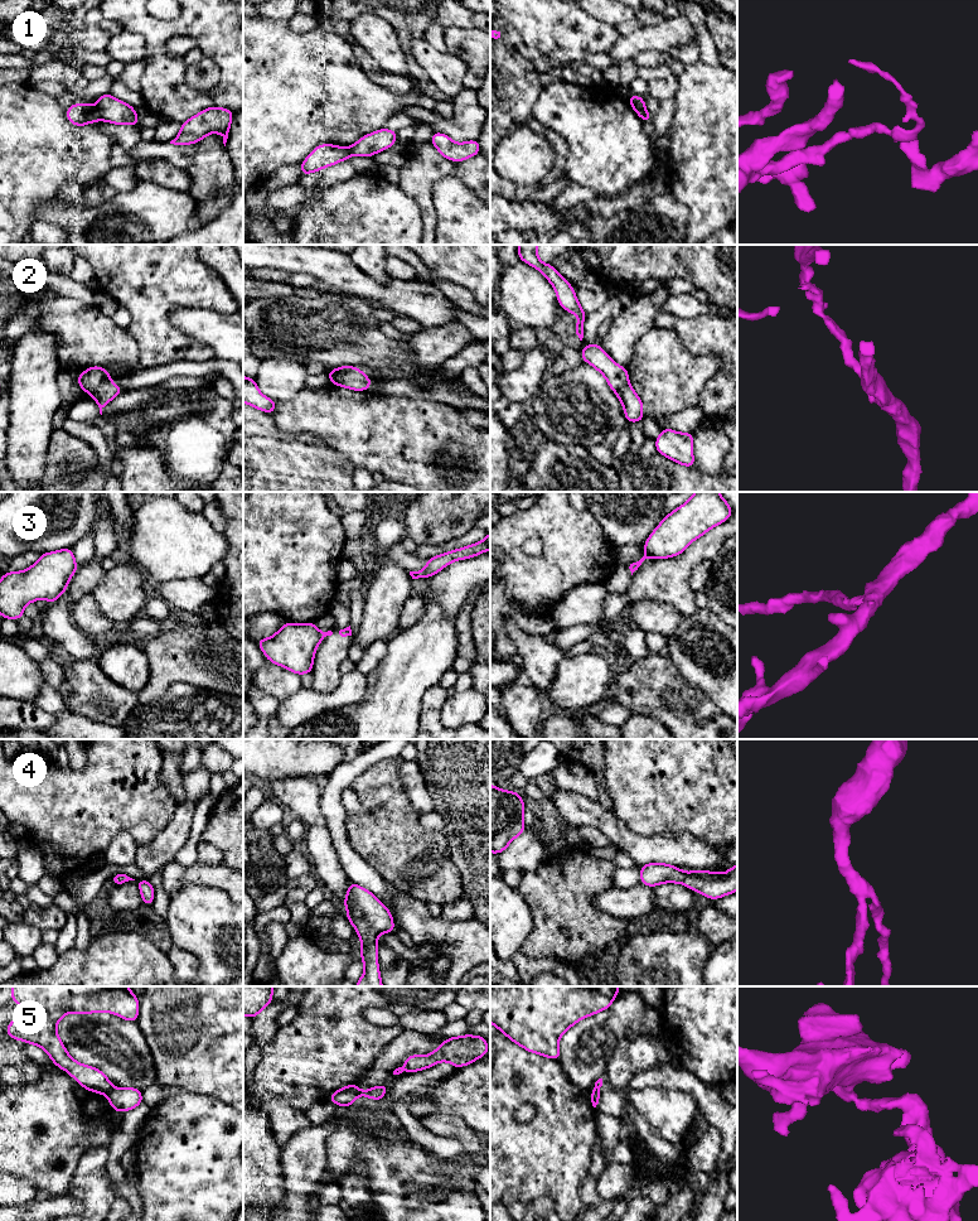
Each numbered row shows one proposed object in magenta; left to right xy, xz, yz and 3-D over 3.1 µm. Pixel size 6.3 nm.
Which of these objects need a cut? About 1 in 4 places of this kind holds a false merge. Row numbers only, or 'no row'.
1, 2, 3, 5

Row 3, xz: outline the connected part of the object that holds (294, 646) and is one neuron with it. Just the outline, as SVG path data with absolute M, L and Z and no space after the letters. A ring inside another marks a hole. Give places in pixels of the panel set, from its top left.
M286 622L272 637L256 642L270 662L301 676L311 674L314 656L323 637L324 632L314 622Z

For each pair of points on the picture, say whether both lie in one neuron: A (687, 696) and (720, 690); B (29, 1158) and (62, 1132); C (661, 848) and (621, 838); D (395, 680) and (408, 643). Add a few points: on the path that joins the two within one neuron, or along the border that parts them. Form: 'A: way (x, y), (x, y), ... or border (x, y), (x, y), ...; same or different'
A: border (682, 675), (696, 684), (724, 713); different
B: way (37, 1150), (54, 1133); same
C: way (650, 848), (639, 848), (632, 843); same
D: way (403, 671), (408, 666), (408, 652); same

